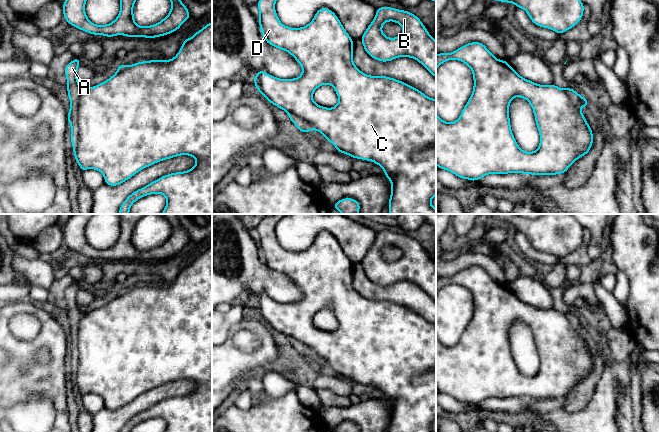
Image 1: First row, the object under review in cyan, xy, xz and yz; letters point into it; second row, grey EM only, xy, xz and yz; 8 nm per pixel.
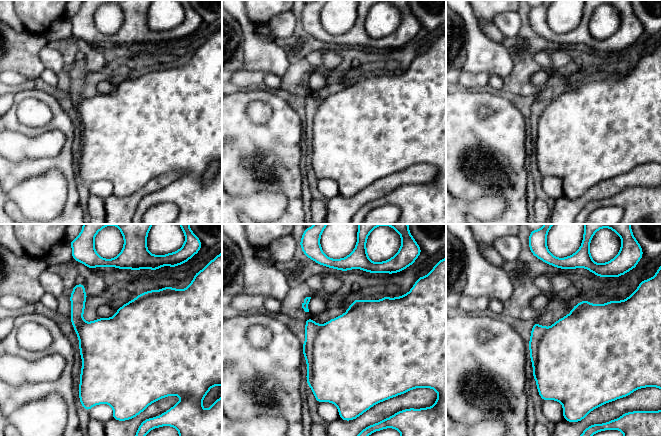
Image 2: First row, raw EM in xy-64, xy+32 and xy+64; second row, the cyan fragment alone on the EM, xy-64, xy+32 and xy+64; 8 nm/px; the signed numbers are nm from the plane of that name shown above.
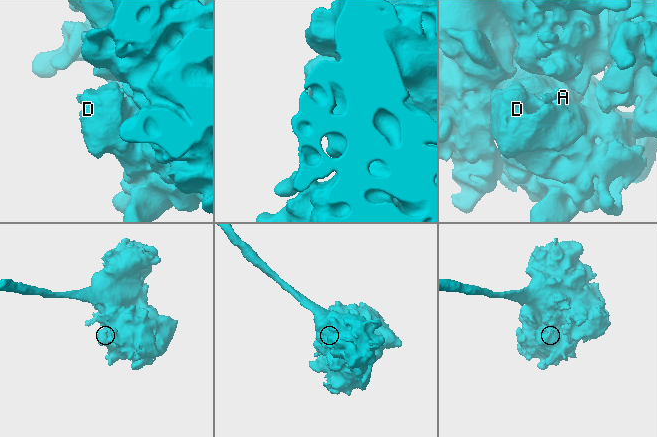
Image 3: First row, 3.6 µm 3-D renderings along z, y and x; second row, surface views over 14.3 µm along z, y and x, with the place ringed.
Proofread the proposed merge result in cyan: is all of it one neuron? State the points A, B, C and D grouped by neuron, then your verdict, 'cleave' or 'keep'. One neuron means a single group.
groups A B C D; keep

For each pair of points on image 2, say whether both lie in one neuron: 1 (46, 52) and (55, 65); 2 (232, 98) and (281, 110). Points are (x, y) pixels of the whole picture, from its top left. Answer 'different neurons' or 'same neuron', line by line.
1: same neuron
2: same neuron

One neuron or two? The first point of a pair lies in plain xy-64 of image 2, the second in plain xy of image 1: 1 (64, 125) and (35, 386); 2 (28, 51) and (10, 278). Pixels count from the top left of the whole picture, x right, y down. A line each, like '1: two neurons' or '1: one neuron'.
1: one neuron
2: one neuron

